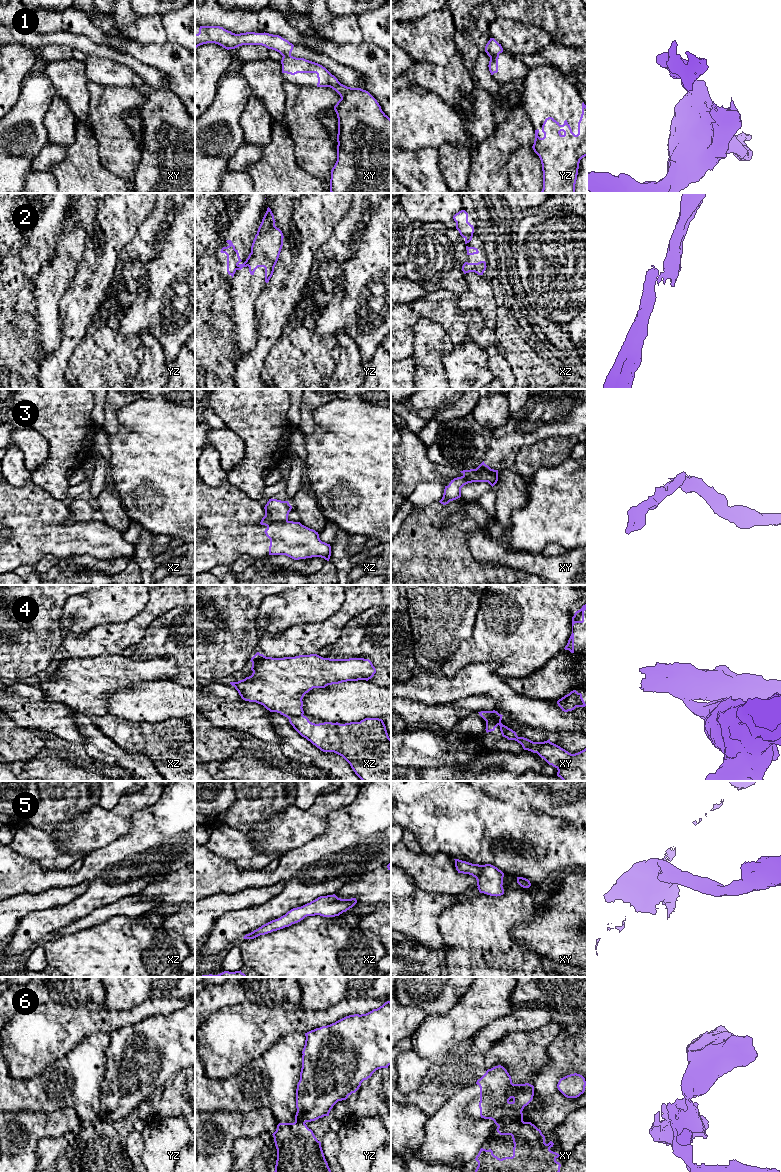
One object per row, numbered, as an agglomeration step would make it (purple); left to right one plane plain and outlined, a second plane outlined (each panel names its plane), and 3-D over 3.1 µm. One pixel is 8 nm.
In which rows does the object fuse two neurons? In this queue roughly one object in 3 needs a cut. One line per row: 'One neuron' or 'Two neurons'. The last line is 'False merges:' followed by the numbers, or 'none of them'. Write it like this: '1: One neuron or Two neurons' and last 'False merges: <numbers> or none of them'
1: Two neurons
2: Two neurons
3: Two neurons
4: Two neurons
5: One neuron
6: Two neurons
False merges: 1, 2, 3, 4, 6

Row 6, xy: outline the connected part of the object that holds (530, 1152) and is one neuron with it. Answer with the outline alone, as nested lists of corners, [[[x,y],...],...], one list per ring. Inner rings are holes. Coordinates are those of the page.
[[[519,1121],[515,1124],[503,1124],[497,1127],[500,1135],[511,1135],[514,1143],[513,1156],[498,1158],[491,1149],[481,1148],[475,1160],[478,1166],[475,1172],[560,1172],[561,1164],[556,1161],[560,1156],[550,1150],[554,1143],[545,1143],[545,1136],[531,1122]]]

